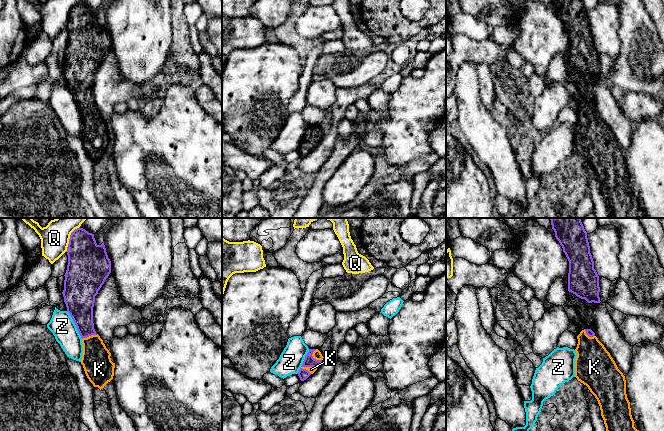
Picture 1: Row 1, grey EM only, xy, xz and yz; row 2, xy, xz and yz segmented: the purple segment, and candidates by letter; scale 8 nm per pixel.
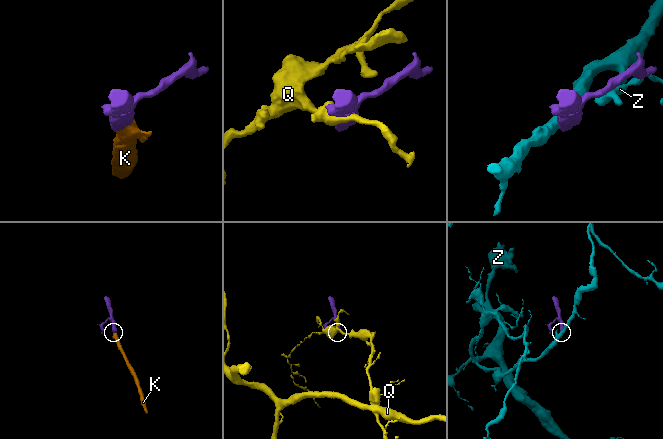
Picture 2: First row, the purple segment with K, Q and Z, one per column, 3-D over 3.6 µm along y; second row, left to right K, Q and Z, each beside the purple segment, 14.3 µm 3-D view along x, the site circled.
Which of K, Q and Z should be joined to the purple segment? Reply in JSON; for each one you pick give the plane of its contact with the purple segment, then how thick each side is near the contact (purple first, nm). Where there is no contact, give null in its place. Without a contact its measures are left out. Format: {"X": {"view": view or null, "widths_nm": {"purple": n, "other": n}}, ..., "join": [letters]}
{"K": {"view": "xz", "widths_nm": {"purple": 90, "other": 50}}, "join": ["K"]}

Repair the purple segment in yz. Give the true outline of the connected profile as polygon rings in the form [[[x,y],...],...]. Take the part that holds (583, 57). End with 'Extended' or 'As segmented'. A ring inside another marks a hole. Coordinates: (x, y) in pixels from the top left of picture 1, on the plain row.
[[[551,0],[555,8],[555,13],[563,24],[568,37],[568,67],[575,70],[588,79],[600,79],[599,52],[594,45],[594,37],[590,29],[590,22],[587,14],[587,8],[583,0]]]. As segmented

